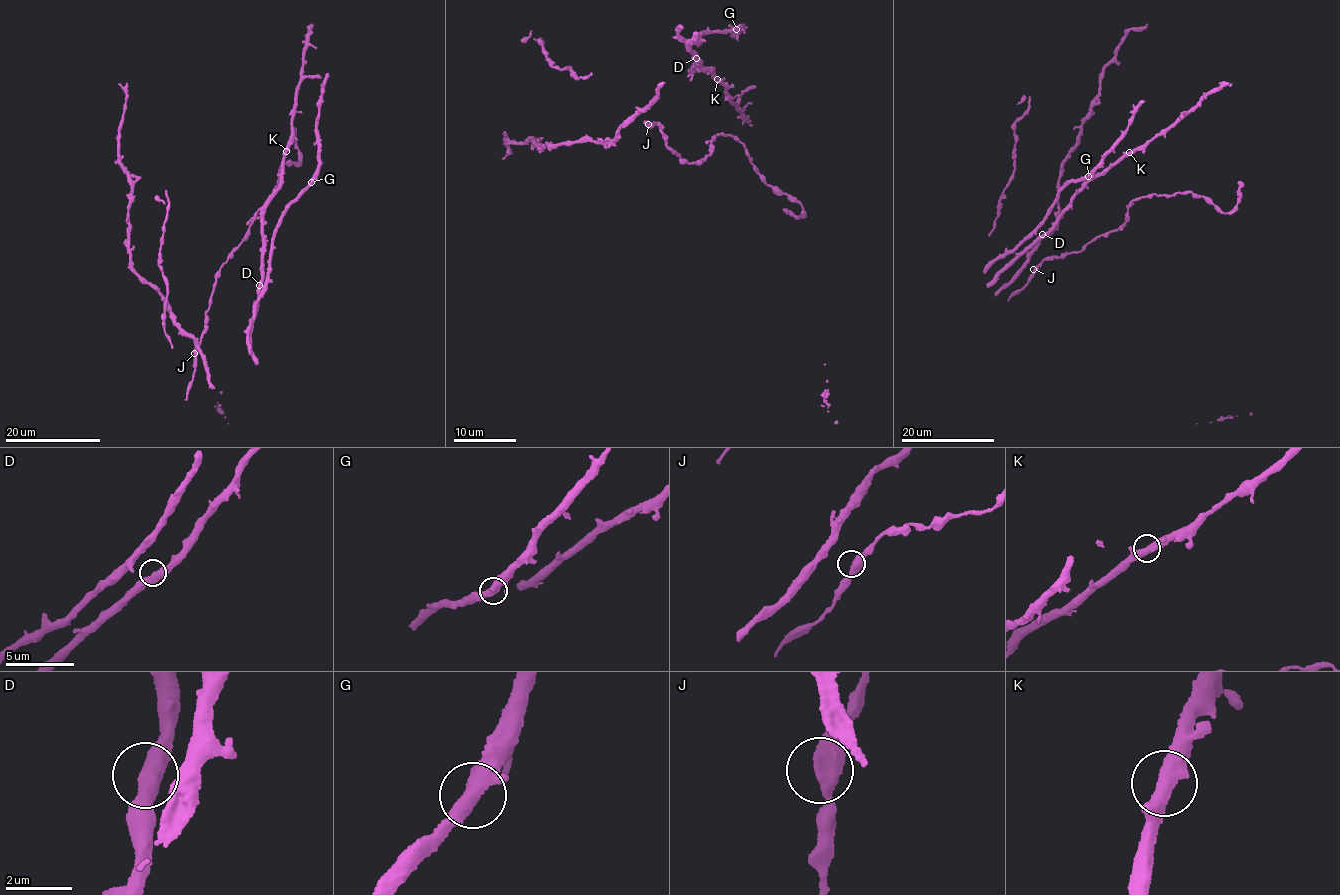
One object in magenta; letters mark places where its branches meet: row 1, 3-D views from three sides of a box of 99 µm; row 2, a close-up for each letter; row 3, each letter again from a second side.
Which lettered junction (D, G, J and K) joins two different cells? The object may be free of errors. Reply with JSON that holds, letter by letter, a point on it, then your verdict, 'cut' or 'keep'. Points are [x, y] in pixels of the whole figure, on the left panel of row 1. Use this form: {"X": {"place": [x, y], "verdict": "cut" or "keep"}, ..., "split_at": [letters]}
{"D": {"place": [259, 285], "verdict": "keep"}, "G": {"place": [311, 182], "verdict": "keep"}, "J": {"place": [194, 353], "verdict": "keep"}, "K": {"place": [286, 151], "verdict": "keep"}, "split_at": []}

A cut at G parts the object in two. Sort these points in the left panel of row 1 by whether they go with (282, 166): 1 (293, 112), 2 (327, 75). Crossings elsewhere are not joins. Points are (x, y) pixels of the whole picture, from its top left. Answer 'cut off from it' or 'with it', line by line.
1: with it
2: cut off from it

